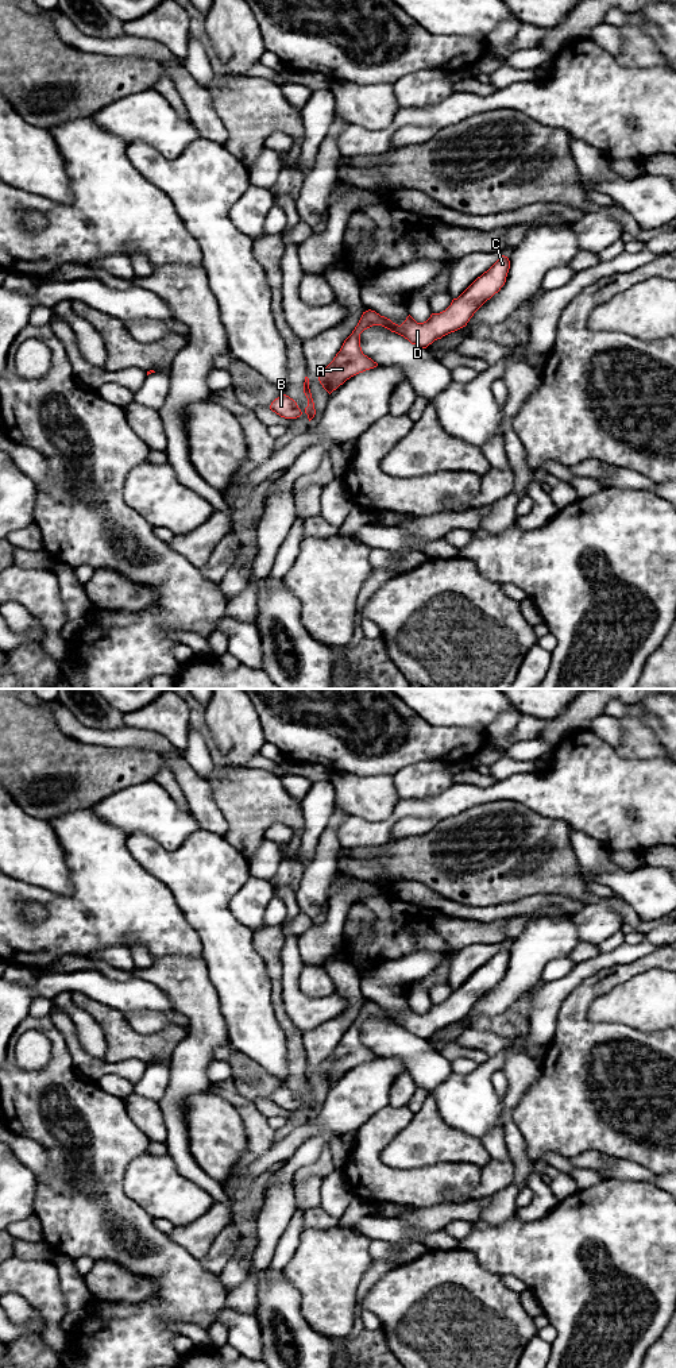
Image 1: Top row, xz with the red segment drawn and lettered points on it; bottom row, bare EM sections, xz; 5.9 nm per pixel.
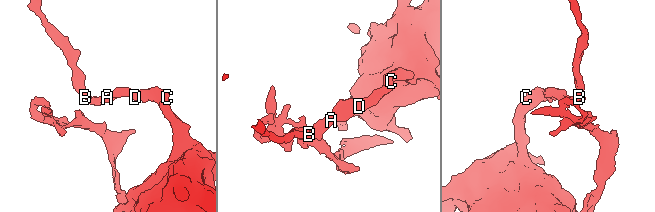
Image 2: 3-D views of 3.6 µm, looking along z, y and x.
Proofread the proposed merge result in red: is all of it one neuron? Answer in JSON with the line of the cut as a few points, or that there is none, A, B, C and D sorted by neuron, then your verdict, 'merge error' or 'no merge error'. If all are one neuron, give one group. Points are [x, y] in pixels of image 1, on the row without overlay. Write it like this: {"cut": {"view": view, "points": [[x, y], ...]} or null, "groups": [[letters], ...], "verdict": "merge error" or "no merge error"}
{"cut": null, "groups": [["A", "B", "C", "D"]], "verdict": "no merge error"}

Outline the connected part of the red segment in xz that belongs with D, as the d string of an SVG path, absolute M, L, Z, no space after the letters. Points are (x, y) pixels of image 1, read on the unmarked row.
M499 948L487 963L478 968L457 990L453 990L445 1002L432 1005L424 1014L417 1014L409 1006L398 1017L375 1002L363 1003L358 1017L344 1032L333 1052L318 1066L320 1075L331 1086L351 1068L378 1057L363 1045L360 1038L360 1025L372 1017L382 1017L420 1040L426 1040L434 1032L466 1018L474 1005L505 976L509 960L509 949Z

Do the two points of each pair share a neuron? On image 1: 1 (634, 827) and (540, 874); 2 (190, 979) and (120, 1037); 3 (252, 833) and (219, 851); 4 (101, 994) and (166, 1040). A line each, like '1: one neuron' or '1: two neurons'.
1: two neurons
2: two neurons
3: two neurons
4: two neurons

